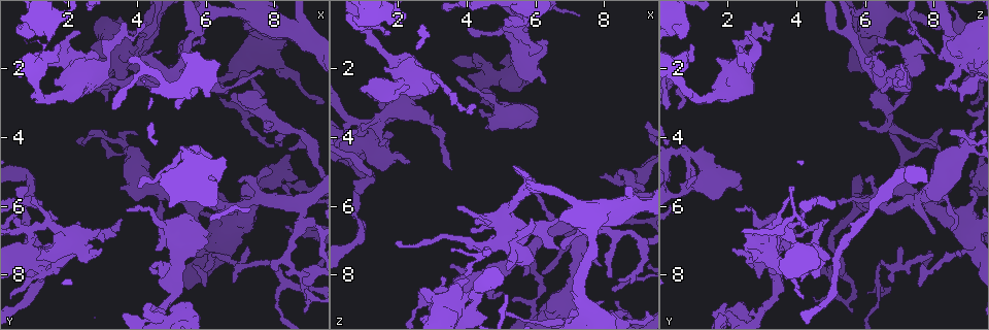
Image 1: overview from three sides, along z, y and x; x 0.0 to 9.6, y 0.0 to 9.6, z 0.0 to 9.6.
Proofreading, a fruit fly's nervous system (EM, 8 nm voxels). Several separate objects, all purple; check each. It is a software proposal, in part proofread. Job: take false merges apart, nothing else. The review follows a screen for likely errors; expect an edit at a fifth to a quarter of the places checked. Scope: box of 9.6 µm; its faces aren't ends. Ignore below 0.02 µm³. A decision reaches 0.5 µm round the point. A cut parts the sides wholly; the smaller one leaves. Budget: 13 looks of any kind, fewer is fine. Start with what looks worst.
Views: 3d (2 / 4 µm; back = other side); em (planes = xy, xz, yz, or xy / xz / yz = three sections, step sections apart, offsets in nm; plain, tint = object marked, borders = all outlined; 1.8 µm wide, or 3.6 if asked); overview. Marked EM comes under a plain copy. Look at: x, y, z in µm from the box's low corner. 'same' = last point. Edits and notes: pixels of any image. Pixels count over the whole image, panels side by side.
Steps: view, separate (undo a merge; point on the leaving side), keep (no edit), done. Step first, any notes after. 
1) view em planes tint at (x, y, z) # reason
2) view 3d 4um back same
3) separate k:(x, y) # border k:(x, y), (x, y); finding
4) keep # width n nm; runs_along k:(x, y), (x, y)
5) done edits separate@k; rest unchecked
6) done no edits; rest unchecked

view em 3.6um xz step 8 tint at (3.80, 4.45, 8.85) # three-way junction

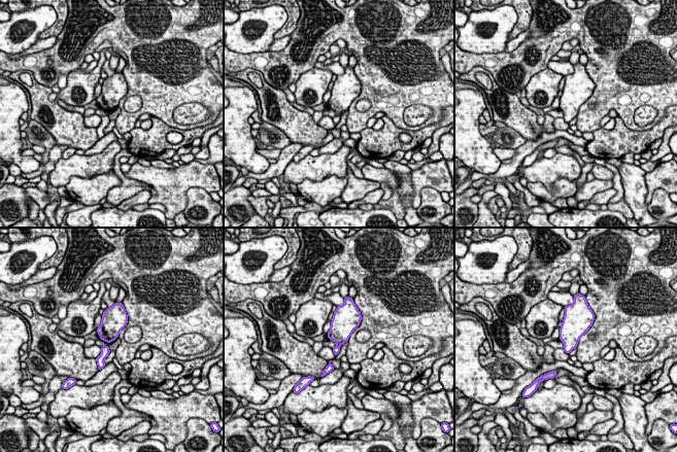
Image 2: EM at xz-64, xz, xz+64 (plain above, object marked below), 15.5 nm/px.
keep # continuous, no second neuron

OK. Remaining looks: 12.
view em planes tint at (0.90, 6.80, 3.65) # abrupt turn

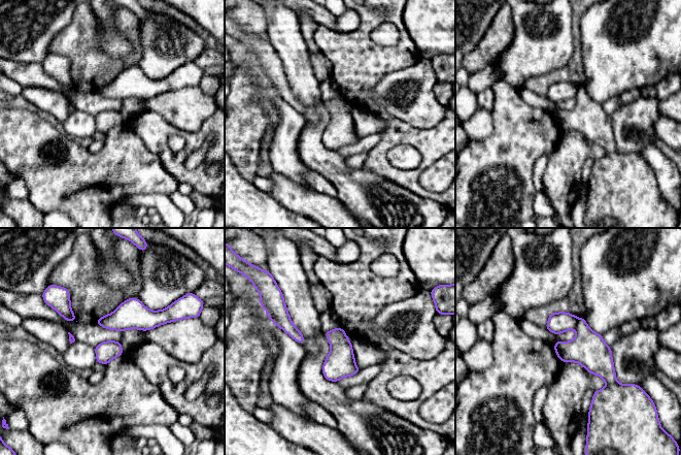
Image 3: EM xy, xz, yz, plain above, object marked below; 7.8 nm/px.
separate 3:(560, 322) # border 3:(579, 318), (575, 329); a second neuron is stuck on

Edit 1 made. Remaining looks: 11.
view em planes tint at (3.85, 1.65, 9.00) # calibre changes

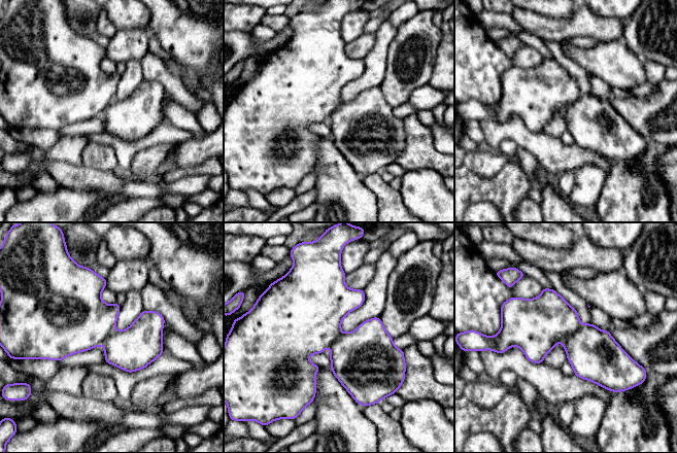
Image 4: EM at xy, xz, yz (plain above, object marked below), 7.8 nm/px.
keep # all the same neuron

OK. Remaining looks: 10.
view em yz step 4 tint at (5.65, 2.55, 0.75) # thick turns thin

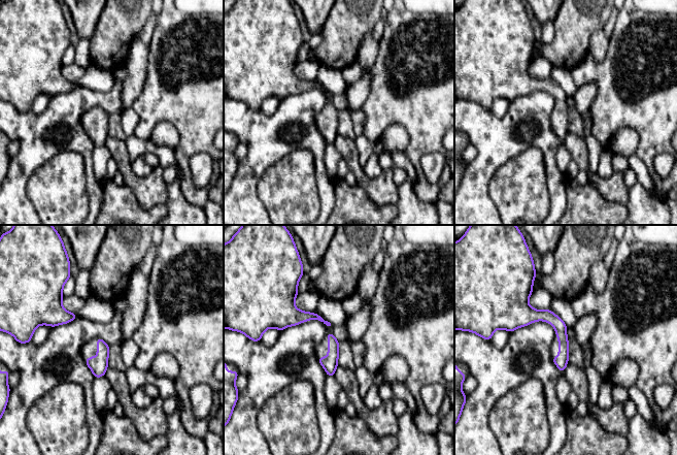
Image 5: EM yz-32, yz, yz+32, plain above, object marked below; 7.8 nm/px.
view em xy step 8 tint same # cut it another way

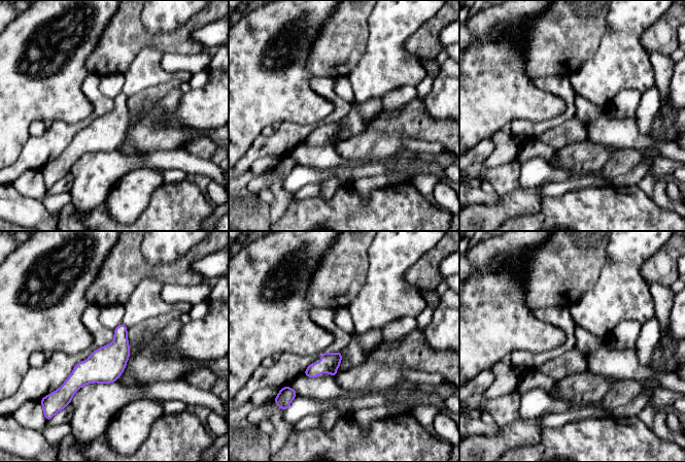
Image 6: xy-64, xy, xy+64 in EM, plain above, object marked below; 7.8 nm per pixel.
keep # width 140 nm; continuous, no second neuron

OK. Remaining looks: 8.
view 3d 4um at (1.05, 0.70, 0.60) # sharp bend

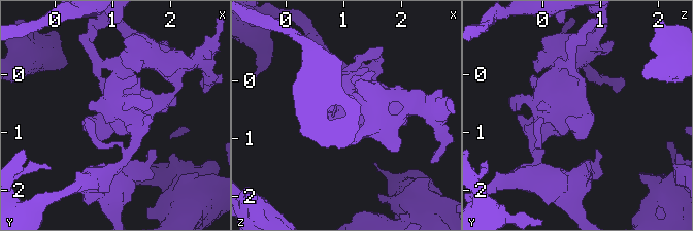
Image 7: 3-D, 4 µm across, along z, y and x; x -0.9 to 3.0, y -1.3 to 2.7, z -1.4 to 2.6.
view em 3.6um planes borders same

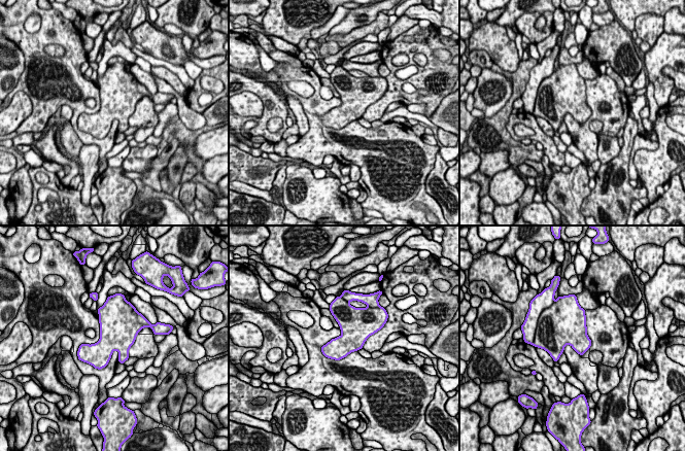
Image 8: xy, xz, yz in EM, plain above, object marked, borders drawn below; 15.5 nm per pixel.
keep # width 380 nm; all the same neuron

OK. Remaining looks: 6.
view 3d 2um at (5.80, 0.90, 5.55) # a fork

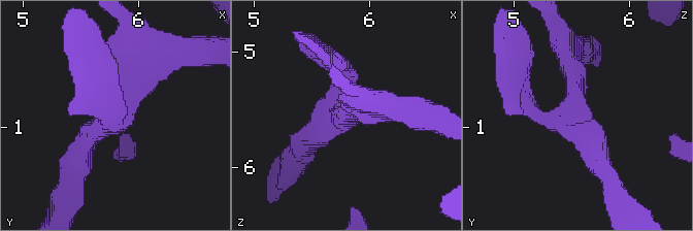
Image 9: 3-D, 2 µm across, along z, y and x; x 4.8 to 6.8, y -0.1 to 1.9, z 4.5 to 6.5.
view em planes tint at (5.80, 0.88, 5.54) # arms 3; need the tissue

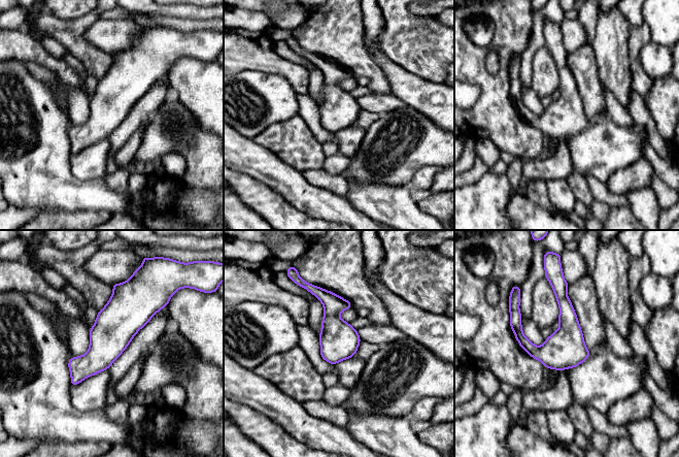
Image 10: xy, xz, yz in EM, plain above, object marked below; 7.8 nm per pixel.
keep # all the same neuron

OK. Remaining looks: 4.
done edits separate@3; rest unchecked

